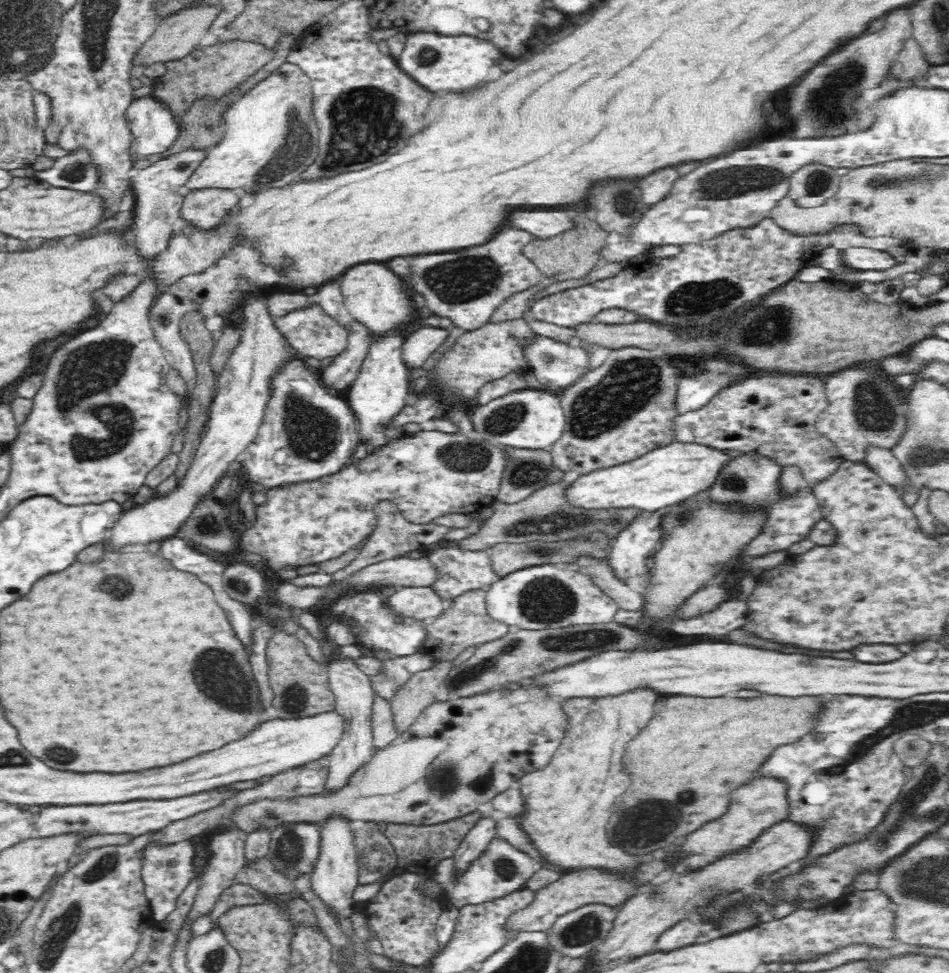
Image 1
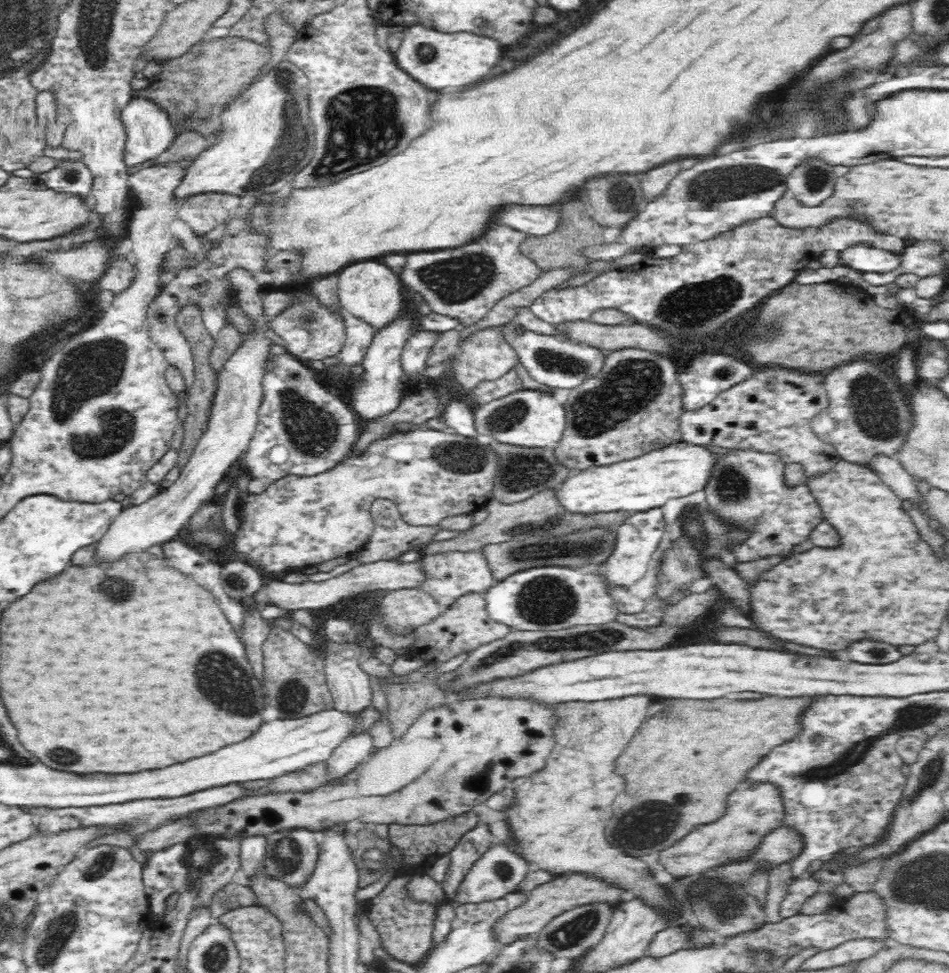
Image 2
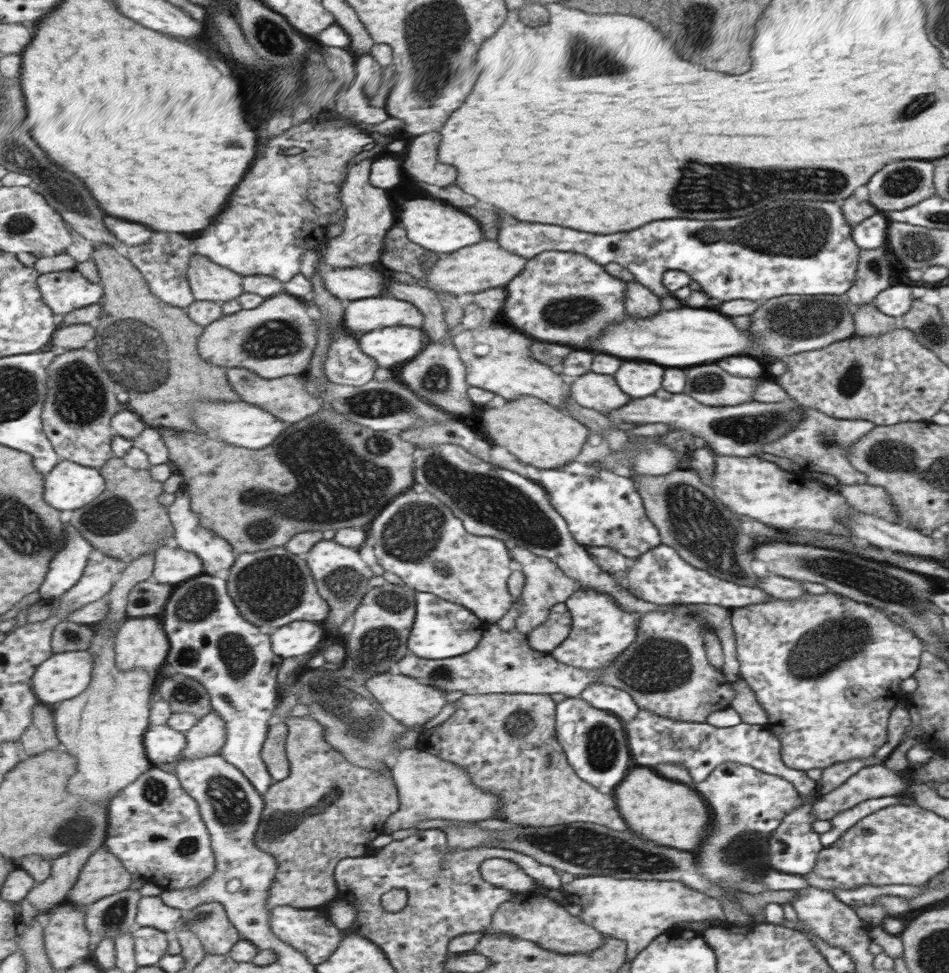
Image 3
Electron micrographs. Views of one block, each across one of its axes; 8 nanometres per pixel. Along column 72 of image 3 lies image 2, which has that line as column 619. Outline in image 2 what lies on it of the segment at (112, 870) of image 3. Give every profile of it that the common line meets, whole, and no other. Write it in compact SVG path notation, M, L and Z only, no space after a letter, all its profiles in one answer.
M581 874L555 877L554 880L546 882L541 886L536 886L534 890L526 894L528 894L528 897L525 898L524 902L520 903L512 910L506 911L506 914L497 918L495 923L491 926L493 940L499 942L500 947L512 944L512 942L516 942L521 937L534 935L555 916L575 906L596 901L616 905L623 902L625 899L622 889L608 887L607 884L603 884L603 882L600 882L597 878L588 878L587 876L581 876Z

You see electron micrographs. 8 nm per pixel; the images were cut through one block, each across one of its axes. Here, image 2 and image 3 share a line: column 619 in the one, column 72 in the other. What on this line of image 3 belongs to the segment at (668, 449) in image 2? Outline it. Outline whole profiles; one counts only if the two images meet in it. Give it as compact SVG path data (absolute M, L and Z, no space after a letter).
M61 460L53 472L46 475L45 499L49 506L64 515L91 504L106 489L100 469L81 463Z

